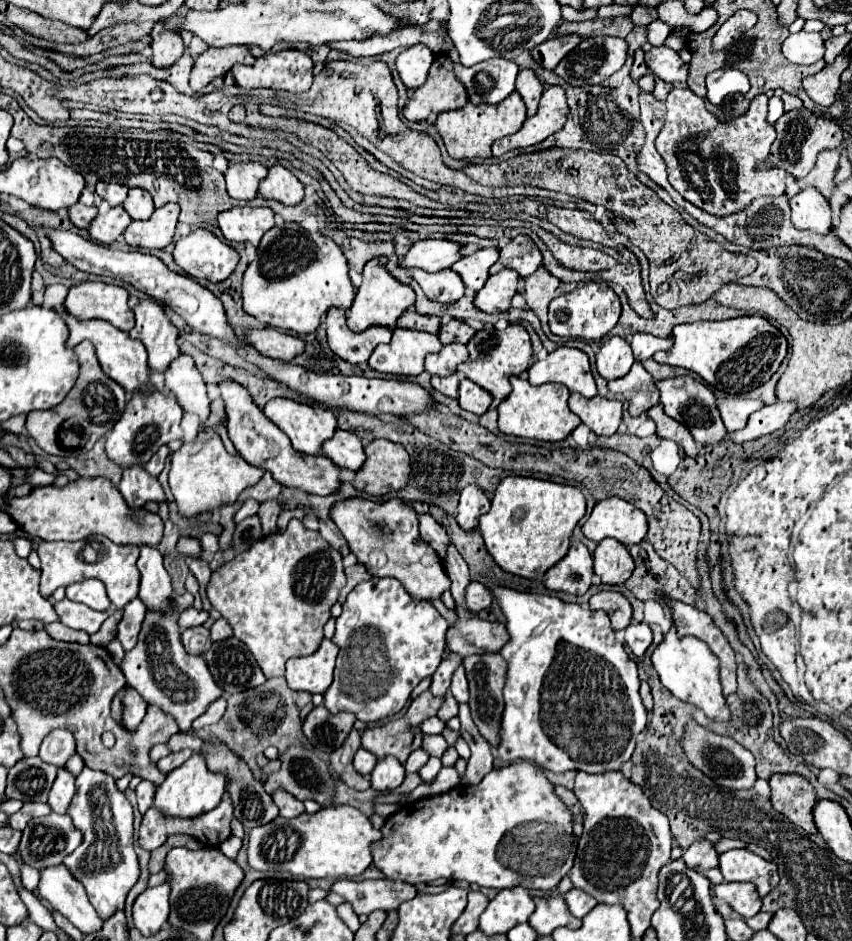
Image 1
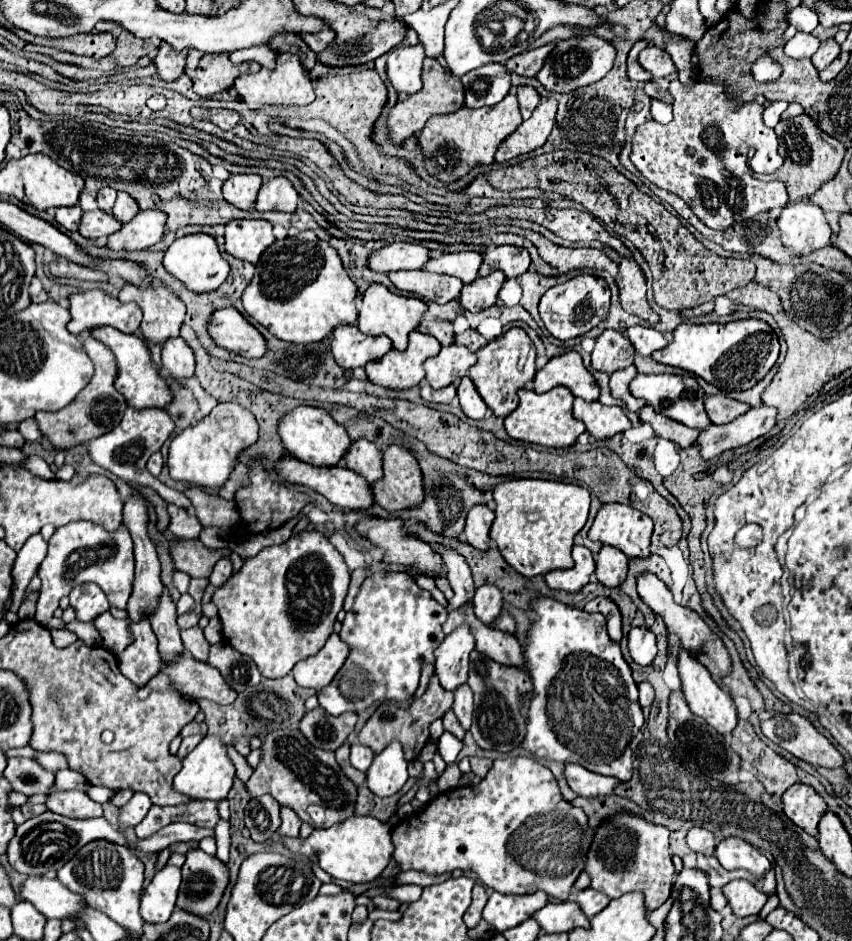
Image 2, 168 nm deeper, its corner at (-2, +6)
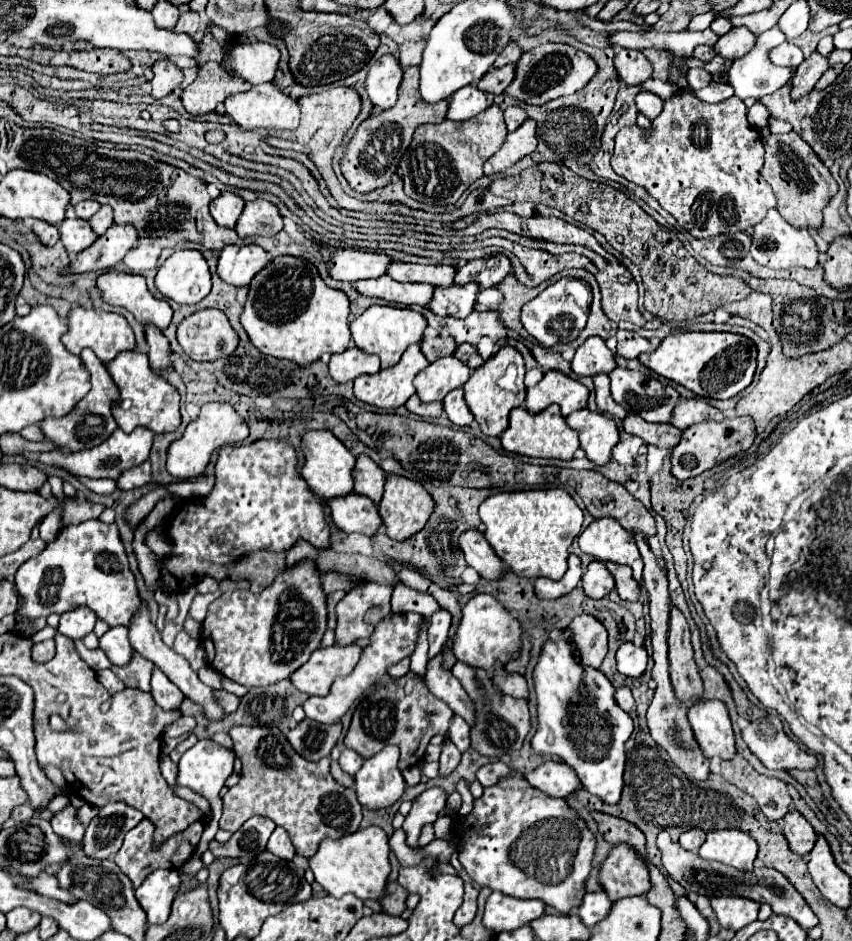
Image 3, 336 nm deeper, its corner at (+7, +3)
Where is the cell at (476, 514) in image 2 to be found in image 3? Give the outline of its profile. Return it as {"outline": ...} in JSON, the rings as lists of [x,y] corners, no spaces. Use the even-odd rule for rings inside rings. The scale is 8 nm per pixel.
{"outline":[[[466,531],[460,537],[460,547],[466,555],[466,563],[478,571],[484,579],[500,579],[500,575],[506,571],[504,563],[498,559],[498,555],[492,551],[490,543],[480,531]],[[496,573],[496,575],[492,575]]]}

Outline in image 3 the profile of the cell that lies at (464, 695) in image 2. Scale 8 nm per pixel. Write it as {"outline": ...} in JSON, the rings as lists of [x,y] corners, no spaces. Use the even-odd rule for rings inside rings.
{"outline":[[[460,715],[452,717],[450,741],[458,747],[460,753],[466,753],[470,749],[470,727],[468,727],[468,723]]]}

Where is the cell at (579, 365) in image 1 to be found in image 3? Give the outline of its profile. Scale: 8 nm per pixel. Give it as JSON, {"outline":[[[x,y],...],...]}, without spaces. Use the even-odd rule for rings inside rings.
{"outline":[[[548,371],[536,387],[528,389],[524,405],[526,411],[540,413],[548,405],[556,403],[560,405],[562,415],[568,417],[570,413],[584,409],[586,401],[588,401],[588,389],[580,381],[570,379],[560,371]]]}

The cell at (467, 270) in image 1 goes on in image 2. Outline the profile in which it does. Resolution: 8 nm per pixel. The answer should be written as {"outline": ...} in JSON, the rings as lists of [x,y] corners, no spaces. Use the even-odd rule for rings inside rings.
{"outline":[[[467,250],[467,252],[453,252],[453,254],[441,254],[433,256],[423,270],[429,272],[439,272],[439,274],[449,274],[459,278],[461,282],[469,284],[479,276],[479,266],[481,266],[481,252]]]}

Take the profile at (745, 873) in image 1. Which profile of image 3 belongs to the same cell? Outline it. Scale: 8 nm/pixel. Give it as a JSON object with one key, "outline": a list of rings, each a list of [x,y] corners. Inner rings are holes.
{"outline":[[[738,829],[710,831],[700,847],[700,857],[708,861],[720,861],[740,871],[752,871],[752,863],[758,853],[758,843]]]}

